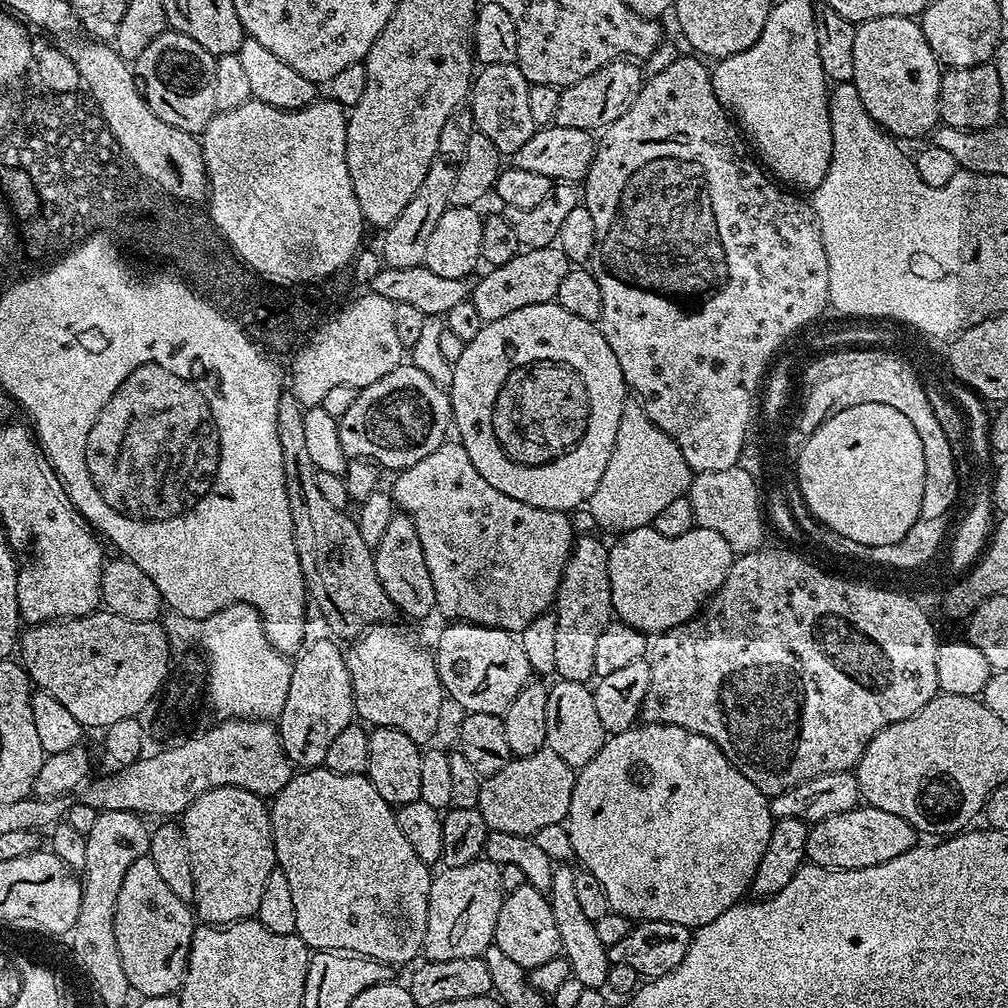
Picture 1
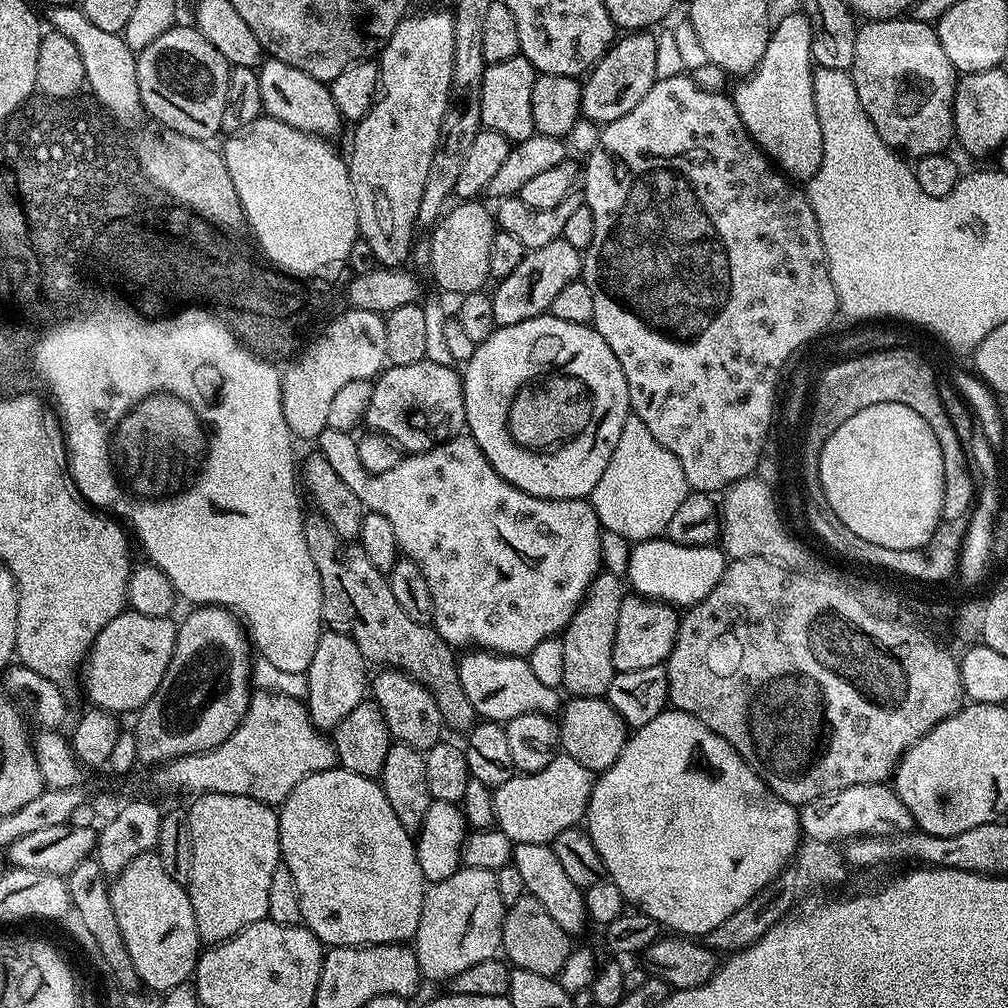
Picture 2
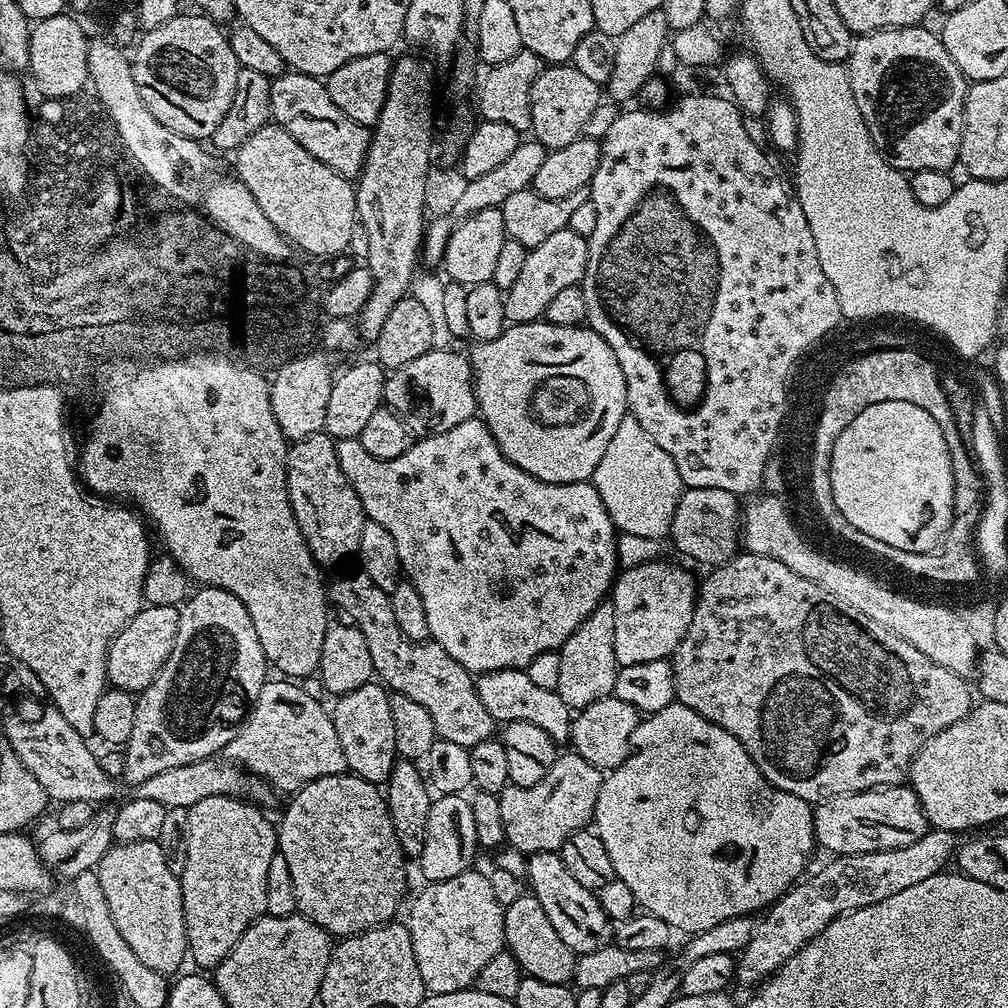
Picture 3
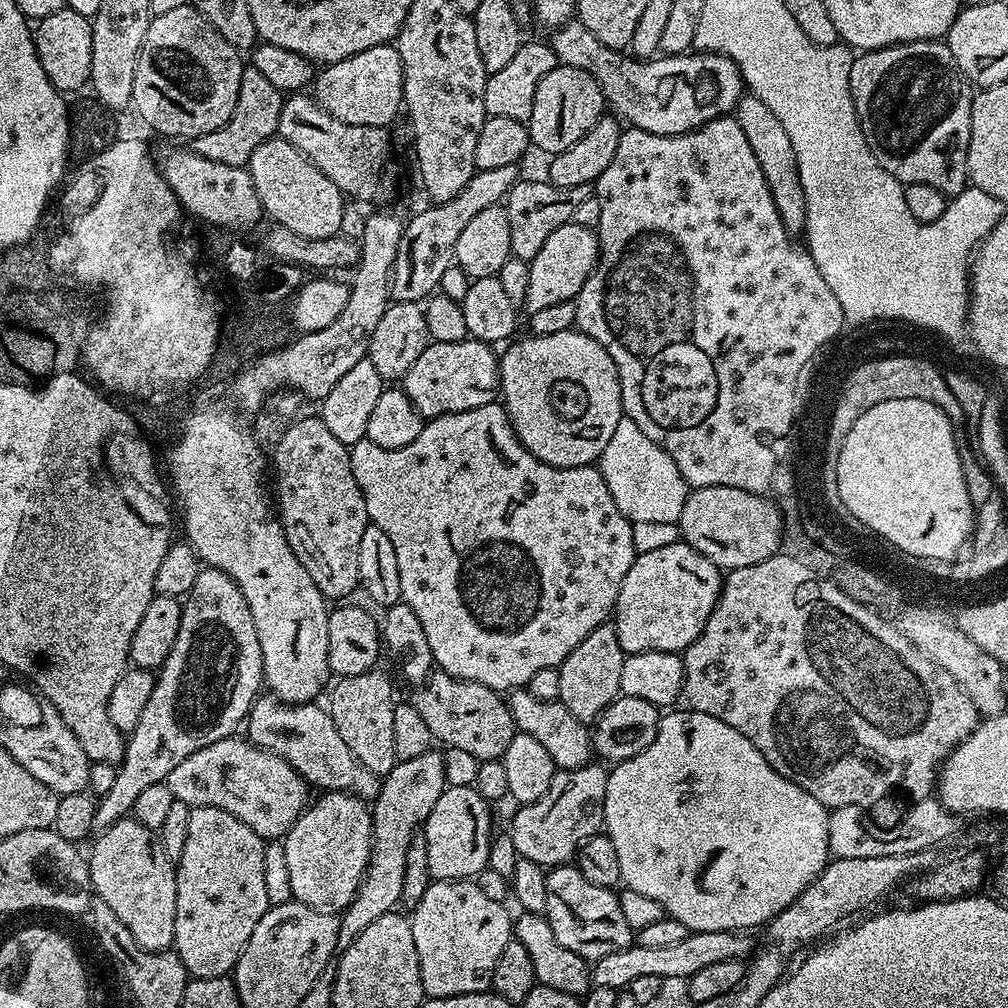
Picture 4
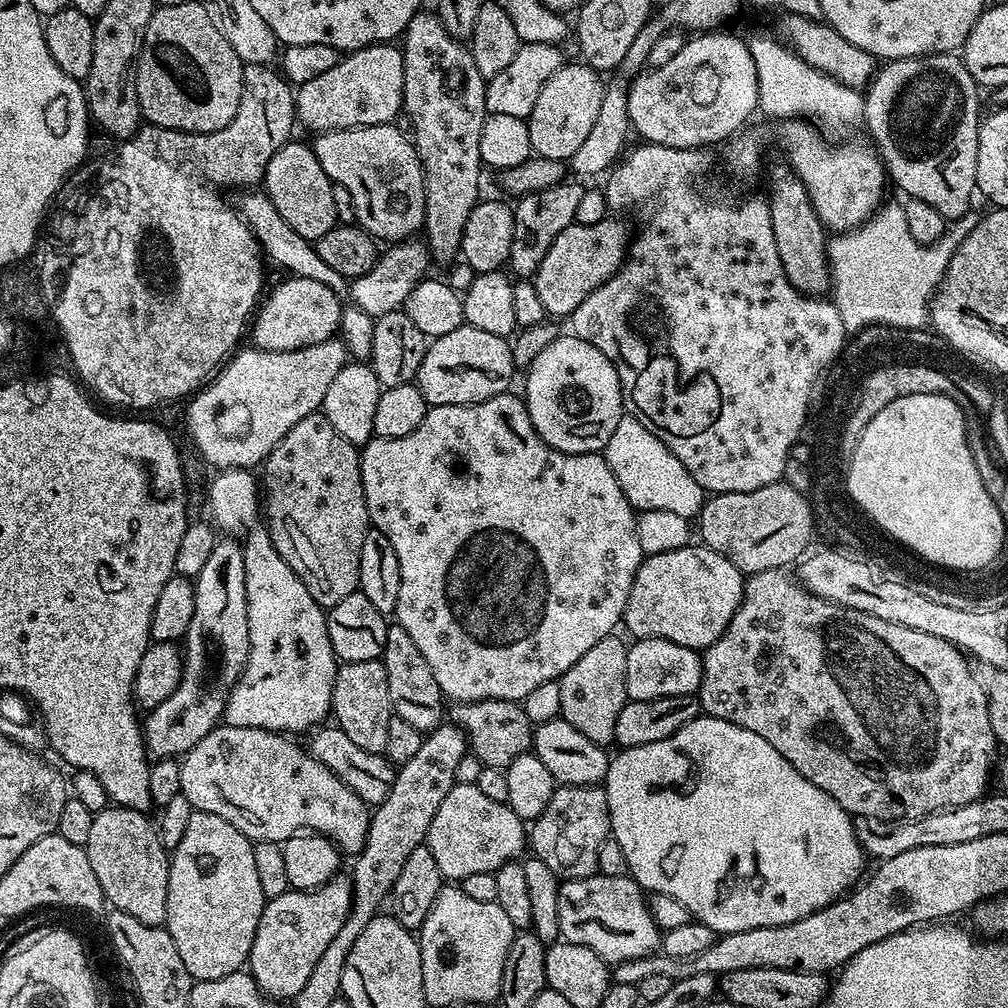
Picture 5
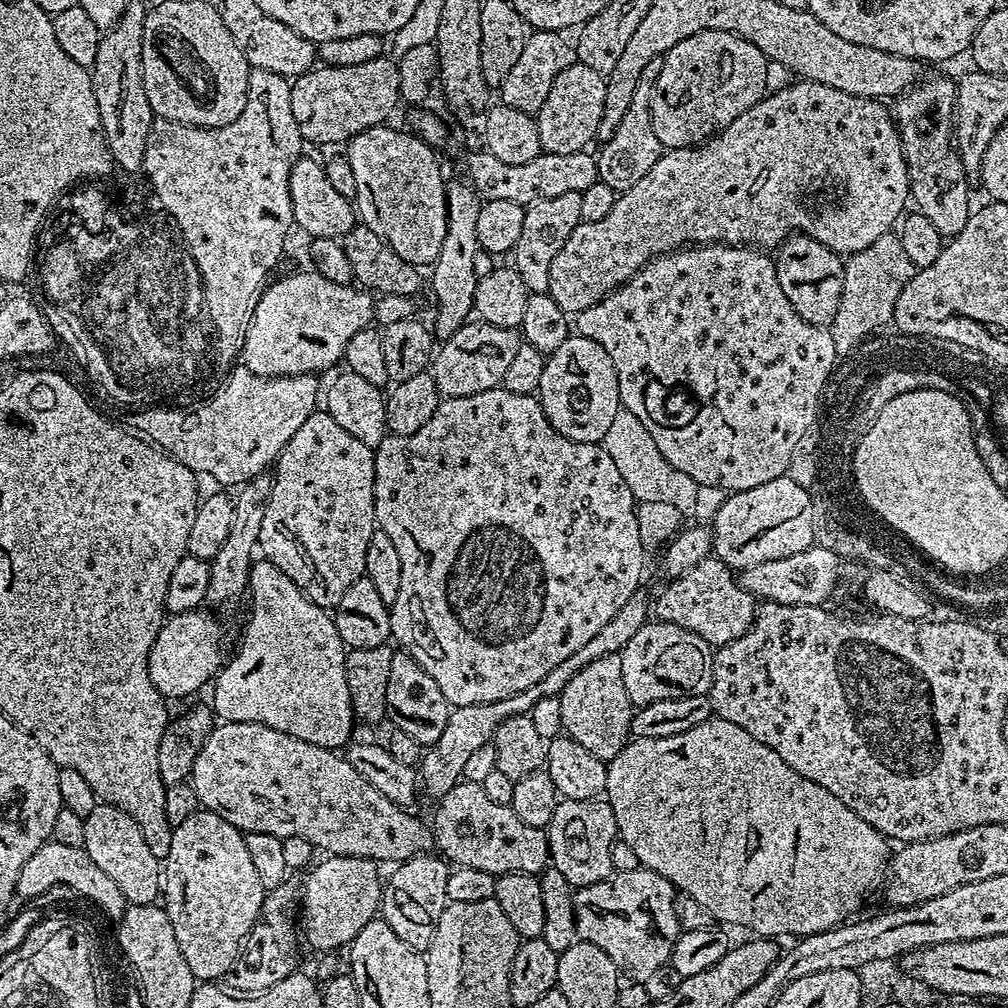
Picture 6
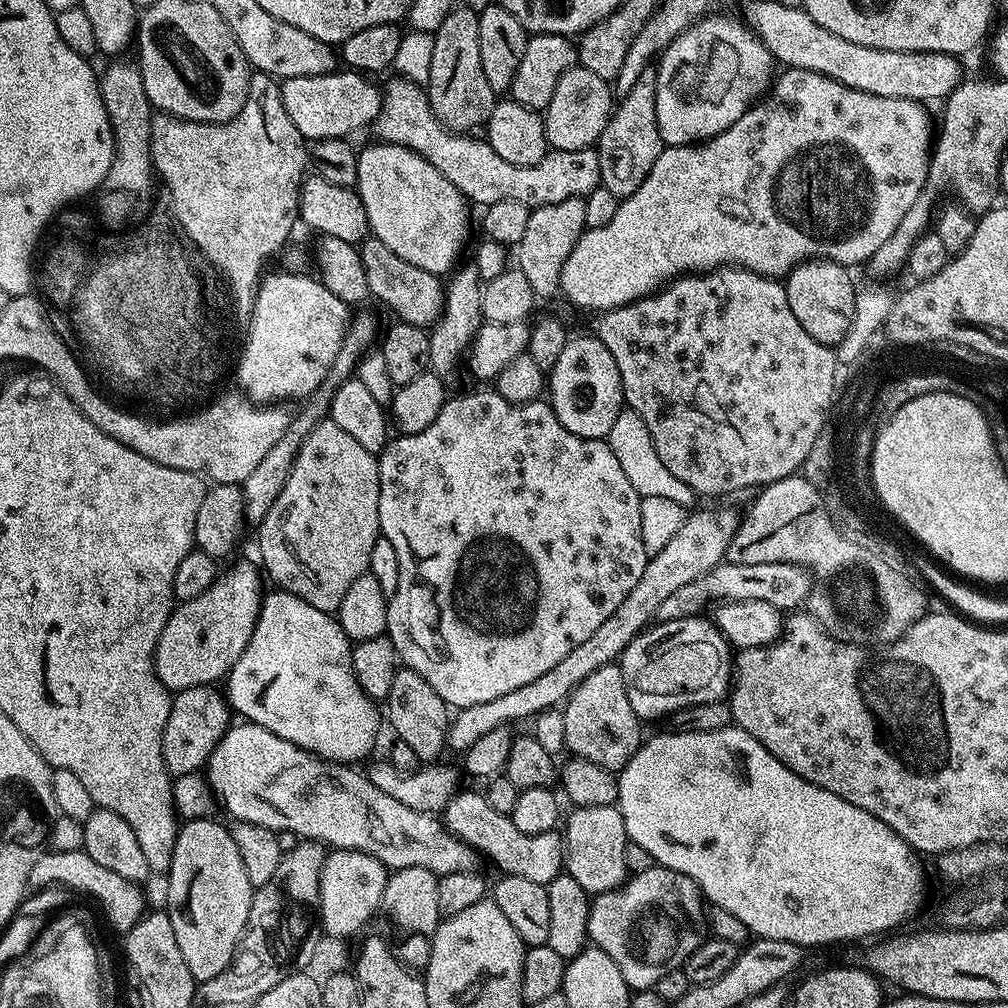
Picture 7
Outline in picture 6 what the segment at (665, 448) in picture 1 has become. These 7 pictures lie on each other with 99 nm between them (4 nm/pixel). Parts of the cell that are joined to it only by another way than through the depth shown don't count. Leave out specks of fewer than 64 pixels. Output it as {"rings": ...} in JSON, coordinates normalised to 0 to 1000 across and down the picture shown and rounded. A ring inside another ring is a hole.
{"rings":[[[617,403],[613,411],[609,411],[609,420],[605,422],[605,427],[601,427],[597,439],[605,454],[609,454],[609,462],[613,462],[621,482],[625,482],[625,490],[629,490],[632,498],[661,498],[678,510],[689,506],[696,491],[694,481],[688,478],[688,474],[685,474],[685,470],[669,466],[669,462],[657,454],[657,446],[653,446],[648,433],[630,411],[625,411],[625,407]]]}

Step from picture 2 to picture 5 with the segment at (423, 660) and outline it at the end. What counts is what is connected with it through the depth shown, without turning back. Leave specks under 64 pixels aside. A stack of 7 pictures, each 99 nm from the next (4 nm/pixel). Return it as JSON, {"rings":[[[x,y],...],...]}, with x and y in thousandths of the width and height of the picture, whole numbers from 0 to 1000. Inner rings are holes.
{"rings":[[[465,694],[453,697],[449,702],[452,703],[449,706],[447,703],[447,713],[463,730],[467,749],[473,750],[481,762],[502,764],[510,752],[527,743],[530,720],[513,695]]]}

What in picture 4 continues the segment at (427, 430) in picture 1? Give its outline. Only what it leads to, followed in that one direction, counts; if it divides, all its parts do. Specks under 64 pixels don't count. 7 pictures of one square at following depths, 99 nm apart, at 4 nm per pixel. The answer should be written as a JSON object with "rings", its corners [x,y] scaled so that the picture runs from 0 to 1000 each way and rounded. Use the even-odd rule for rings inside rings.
{"rings":[[[463,335],[452,339],[427,339],[415,359],[401,372],[399,384],[418,413],[428,415],[470,407],[489,400],[496,389],[496,358],[489,342]]]}

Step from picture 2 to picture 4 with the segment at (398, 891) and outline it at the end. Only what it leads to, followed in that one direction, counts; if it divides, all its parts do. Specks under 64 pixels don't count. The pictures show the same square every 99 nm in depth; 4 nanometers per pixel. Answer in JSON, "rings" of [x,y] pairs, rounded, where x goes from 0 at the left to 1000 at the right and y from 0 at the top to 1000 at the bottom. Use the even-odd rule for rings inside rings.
{"rings":[[[326,786],[309,795],[290,816],[290,822],[281,830],[284,843],[284,860],[288,863],[290,892],[309,901],[340,906],[347,899],[361,865],[365,862],[365,848],[369,846],[369,808],[366,799],[348,786]]]}

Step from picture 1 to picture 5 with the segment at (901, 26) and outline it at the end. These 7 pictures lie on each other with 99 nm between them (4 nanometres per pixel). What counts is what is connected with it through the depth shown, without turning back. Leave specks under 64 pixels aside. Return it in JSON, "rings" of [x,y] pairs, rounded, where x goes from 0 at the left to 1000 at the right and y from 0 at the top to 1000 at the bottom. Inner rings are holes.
{"rings":[[[943,52],[874,63],[869,74],[855,91],[855,123],[857,119],[865,134],[864,142],[877,162],[880,178],[884,182],[886,179],[898,190],[898,195],[927,204],[927,208],[931,208],[931,212],[935,212],[940,220],[961,213],[964,190],[966,194],[969,189],[970,129],[974,118],[971,93],[969,81],[956,67],[955,59]]]}

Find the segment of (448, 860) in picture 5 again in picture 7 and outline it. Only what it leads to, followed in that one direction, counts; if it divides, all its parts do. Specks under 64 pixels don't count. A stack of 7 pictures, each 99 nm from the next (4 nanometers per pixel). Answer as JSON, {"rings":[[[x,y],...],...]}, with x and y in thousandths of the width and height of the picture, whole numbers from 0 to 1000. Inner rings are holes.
{"rings":[[[463,784],[454,786],[441,802],[438,812],[445,825],[478,847],[484,847],[503,868],[526,871],[526,875],[542,879],[551,869],[557,868],[561,860],[562,842],[555,824],[529,829],[518,827],[510,819],[507,811],[494,808],[484,798],[479,787],[472,788]]]}

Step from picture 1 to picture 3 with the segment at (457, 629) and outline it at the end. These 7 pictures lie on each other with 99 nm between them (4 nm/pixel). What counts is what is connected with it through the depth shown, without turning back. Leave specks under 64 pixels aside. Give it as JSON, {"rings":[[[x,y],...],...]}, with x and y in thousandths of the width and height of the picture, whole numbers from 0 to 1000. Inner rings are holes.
{"rings":[[[499,663],[493,667],[481,667],[473,670],[470,675],[474,692],[478,692],[478,700],[486,704],[486,708],[494,716],[530,716],[530,720],[538,720],[542,728],[553,736],[563,735],[567,729],[568,703],[558,696],[551,683],[541,685],[533,681],[523,666],[514,663]]]}

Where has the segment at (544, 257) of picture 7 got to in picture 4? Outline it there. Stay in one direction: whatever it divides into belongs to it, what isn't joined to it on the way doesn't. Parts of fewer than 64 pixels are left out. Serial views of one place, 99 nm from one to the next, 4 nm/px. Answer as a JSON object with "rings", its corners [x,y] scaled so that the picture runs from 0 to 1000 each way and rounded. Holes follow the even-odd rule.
{"rings":[[[517,177],[513,179],[510,186],[505,188],[502,195],[502,205],[506,216],[506,244],[508,253],[527,259],[534,248],[538,248],[538,243],[554,224],[566,219],[569,208],[573,208],[573,203],[588,193],[588,184],[581,185],[550,185],[542,177],[536,179],[523,179]]]}

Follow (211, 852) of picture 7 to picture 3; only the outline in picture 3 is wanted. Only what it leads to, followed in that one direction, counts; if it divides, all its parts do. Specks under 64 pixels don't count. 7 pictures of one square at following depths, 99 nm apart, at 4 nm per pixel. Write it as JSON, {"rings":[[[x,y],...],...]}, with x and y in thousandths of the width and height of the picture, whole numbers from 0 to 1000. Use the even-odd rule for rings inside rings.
{"rings":[[[209,790],[200,792],[200,796],[192,796],[192,800],[187,802],[187,811],[188,812],[188,827],[185,831],[185,863],[181,863],[179,868],[179,882],[181,883],[181,907],[185,915],[185,935],[187,936],[187,948],[195,956],[198,962],[213,962],[228,942],[244,927],[244,923],[258,912],[264,906],[264,866],[268,864],[268,851],[276,847],[276,821],[273,816],[270,817],[262,811],[263,803],[247,795],[237,793],[233,790]]]}

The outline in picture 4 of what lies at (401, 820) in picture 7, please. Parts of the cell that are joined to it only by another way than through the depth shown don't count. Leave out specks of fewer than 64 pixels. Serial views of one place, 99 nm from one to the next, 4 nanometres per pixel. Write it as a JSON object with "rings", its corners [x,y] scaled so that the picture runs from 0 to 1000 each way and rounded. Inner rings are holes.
{"rings":[[[238,728],[225,730],[216,736],[208,736],[208,740],[188,748],[188,752],[184,752],[178,760],[169,764],[165,777],[174,793],[185,796],[190,802],[224,804],[224,808],[232,808],[236,815],[244,815],[244,819],[248,819],[252,827],[261,829],[266,835],[285,829],[290,822],[290,816],[308,797],[308,780],[292,764],[292,760]]]}

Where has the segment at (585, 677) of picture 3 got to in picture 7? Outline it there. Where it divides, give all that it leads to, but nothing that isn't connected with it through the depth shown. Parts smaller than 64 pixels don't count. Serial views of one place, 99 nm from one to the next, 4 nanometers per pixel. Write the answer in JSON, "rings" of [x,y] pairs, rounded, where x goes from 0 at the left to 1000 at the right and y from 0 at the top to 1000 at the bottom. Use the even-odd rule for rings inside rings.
{"rings":[[[614,658],[598,659],[591,667],[585,668],[563,690],[558,707],[562,716],[560,741],[564,747],[567,745],[570,753],[584,754],[589,760],[597,760],[601,765],[611,768],[635,743],[637,715],[629,708],[625,692],[621,692]]]}

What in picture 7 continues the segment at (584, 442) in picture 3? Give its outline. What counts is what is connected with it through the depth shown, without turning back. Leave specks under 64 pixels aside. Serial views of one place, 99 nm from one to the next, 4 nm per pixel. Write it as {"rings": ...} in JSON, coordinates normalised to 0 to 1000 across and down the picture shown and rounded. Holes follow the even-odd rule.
{"rings":[[[590,332],[564,336],[554,359],[550,359],[542,377],[542,385],[546,393],[548,389],[546,400],[554,419],[558,419],[565,431],[586,437],[602,435],[605,423],[609,423],[609,415],[613,415],[619,401],[613,363],[609,363],[605,347],[601,347],[601,343]]]}

